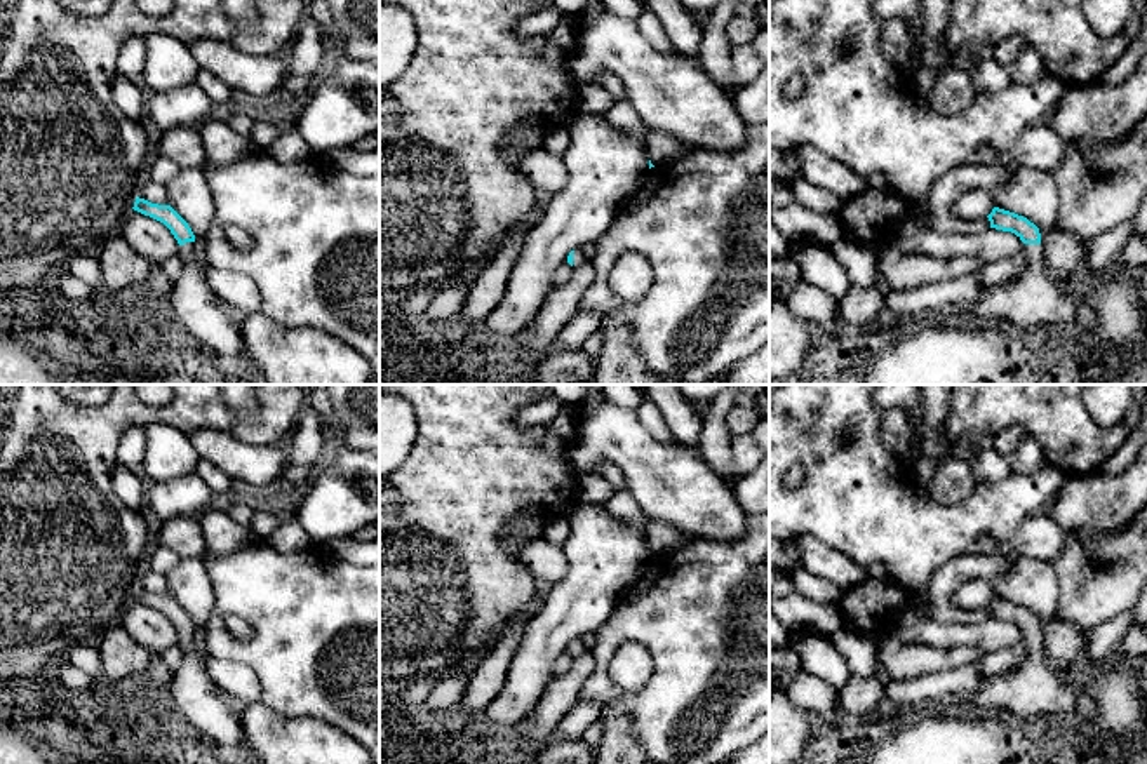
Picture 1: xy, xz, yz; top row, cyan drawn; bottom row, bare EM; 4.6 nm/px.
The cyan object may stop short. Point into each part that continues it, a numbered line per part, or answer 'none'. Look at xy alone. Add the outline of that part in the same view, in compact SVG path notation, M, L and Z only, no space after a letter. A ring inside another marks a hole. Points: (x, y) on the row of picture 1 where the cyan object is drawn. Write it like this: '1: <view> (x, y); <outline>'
1: xy (211, 321); M193 242L179 245L183 275L172 284L172 308L197 343L219 355L244 353L242 313L221 299L193 263Z

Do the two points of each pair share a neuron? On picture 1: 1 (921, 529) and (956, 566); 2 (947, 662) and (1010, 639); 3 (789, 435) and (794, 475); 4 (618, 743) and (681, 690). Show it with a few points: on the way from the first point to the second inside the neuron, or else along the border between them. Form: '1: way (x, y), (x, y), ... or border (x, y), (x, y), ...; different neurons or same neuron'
1: border (965, 552), (945, 561), (923, 589); different neurons
2: border (939, 646), (975, 646), (984, 655); different neurons
3: border (799, 465), (801, 481), (789, 489); different neurons
4: border (610, 705), (622, 705), (627, 710), (641, 745); different neurons

